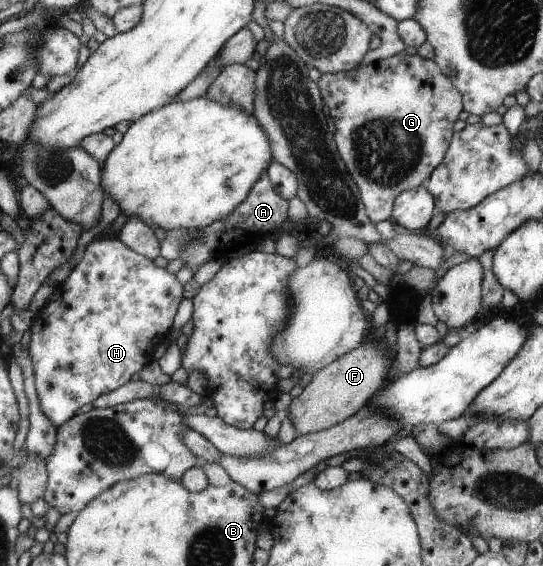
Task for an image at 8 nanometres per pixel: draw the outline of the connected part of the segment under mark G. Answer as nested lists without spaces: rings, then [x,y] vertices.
[[[405,51],[398,52],[386,60],[379,60],[368,66],[359,65],[357,69],[350,70],[349,72],[338,73],[322,73],[322,76],[318,78],[318,87],[321,91],[323,102],[328,105],[331,110],[331,115],[334,118],[336,124],[336,130],[333,134],[339,156],[344,160],[345,166],[352,176],[354,183],[358,186],[361,193],[361,200],[365,205],[366,215],[372,223],[378,223],[380,221],[388,221],[393,213],[393,206],[396,204],[396,199],[406,190],[410,188],[416,188],[416,186],[423,185],[429,180],[434,170],[441,165],[444,161],[446,150],[452,136],[454,136],[454,122],[458,119],[458,114],[462,112],[462,94],[454,87],[454,82],[441,70],[441,67],[434,60],[425,60],[418,54],[410,56]]]

